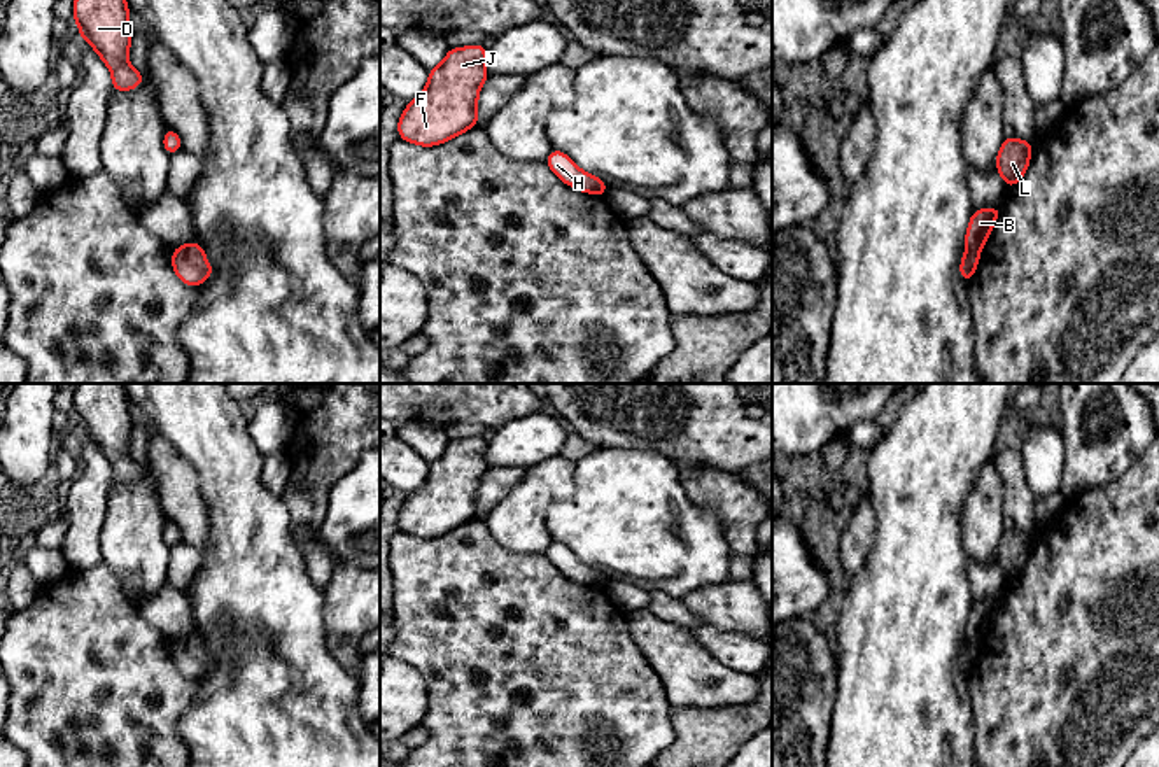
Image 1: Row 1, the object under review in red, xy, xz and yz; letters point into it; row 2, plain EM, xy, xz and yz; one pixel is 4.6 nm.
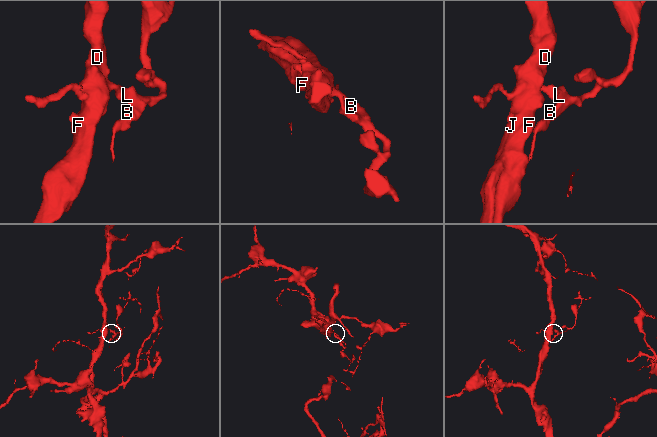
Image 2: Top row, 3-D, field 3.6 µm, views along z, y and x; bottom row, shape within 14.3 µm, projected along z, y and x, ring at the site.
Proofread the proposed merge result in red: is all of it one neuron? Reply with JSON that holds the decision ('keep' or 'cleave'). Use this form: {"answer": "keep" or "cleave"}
{"answer": "cleave"}

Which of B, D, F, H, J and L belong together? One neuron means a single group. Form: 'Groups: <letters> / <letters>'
Groups: B D F J L / H

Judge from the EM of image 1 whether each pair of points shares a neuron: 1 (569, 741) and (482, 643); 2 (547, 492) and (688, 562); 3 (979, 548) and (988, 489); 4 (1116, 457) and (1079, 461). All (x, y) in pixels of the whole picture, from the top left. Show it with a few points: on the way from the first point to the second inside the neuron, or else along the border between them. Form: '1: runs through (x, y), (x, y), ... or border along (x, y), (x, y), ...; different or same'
1: runs through (543, 715), (538, 694), (508, 664); same
2: border along (576, 463), (575, 489), (547, 515), (552, 540); different
3: runs through (981, 534), (984, 503); same
4: runs through (1107, 457), (1088, 461); same

